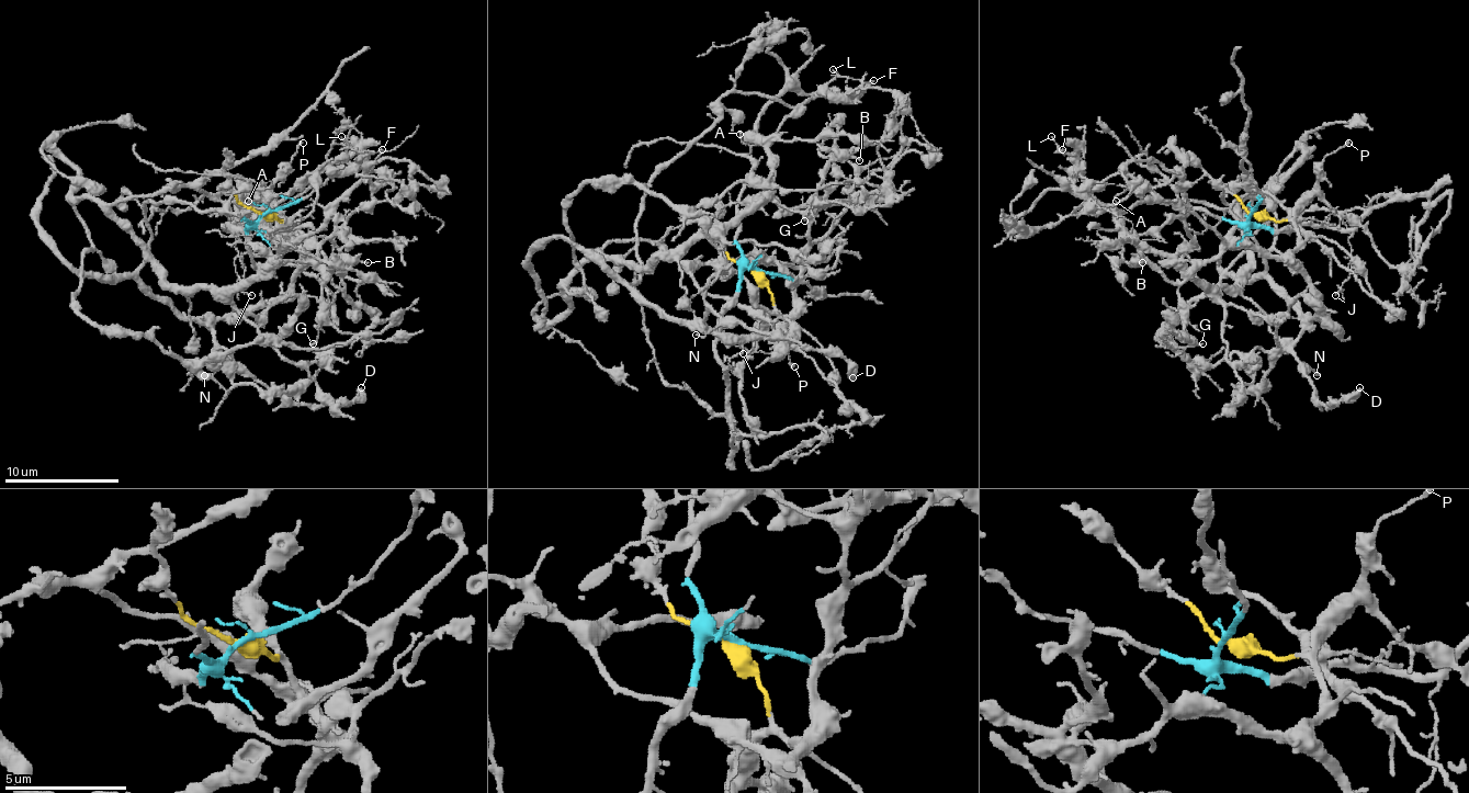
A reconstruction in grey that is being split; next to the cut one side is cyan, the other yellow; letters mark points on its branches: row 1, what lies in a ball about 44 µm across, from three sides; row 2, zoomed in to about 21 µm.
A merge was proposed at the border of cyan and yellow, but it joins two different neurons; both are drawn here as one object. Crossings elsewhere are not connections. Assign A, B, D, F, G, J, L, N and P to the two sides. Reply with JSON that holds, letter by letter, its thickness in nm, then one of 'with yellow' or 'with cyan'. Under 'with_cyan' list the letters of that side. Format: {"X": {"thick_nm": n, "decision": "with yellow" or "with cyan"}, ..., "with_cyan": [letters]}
{"A": {"thick_nm": 80, "decision": "with cyan"}, "B": {"thick_nm": 140, "decision": "with yellow"}, "D": {"thick_nm": 460, "decision": "with yellow"}, "F": {"thick_nm": 60, "decision": "with yellow"}, "G": {"thick_nm": 130, "decision": "with yellow"}, "J": {"thick_nm": 100, "decision": "with cyan"}, "L": {"thick_nm": 80, "decision": "with yellow"}, "N": {"thick_nm": 130, "decision": "with yellow"}, "P": {"thick_nm": 160, "decision": "with yellow"}, "with_cyan": ["A", "J"]}

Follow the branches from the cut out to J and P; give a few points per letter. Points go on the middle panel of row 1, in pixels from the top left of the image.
J: (757, 270), (749, 267), (741, 281), (737, 301), (721, 318), (718, 358), (729, 370), (729, 358), (743, 352)
P: (757, 270), (771, 304), (764, 332), (778, 336), (794, 366)

